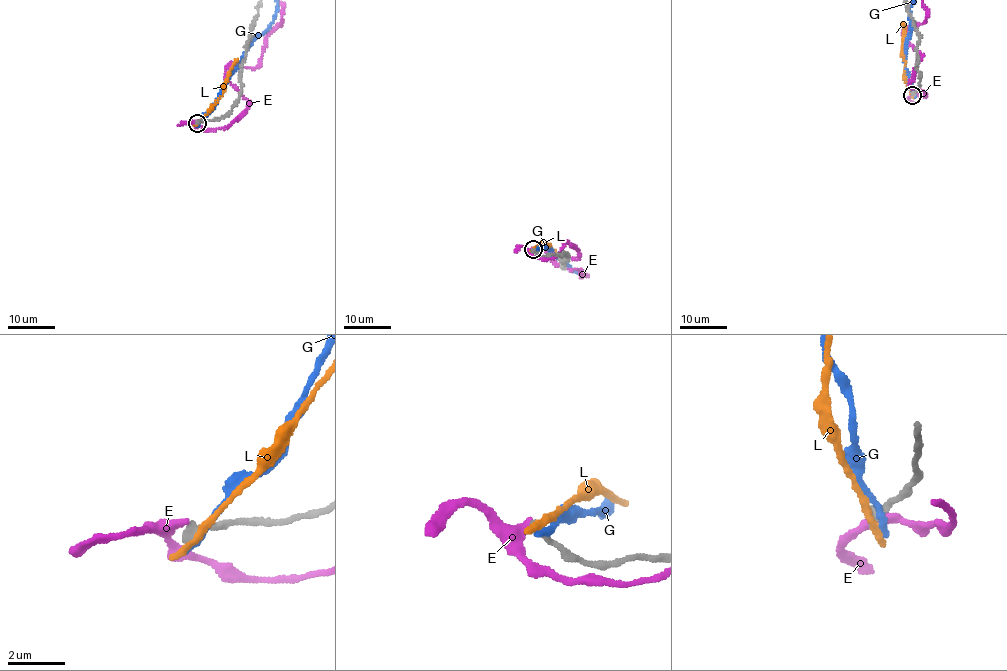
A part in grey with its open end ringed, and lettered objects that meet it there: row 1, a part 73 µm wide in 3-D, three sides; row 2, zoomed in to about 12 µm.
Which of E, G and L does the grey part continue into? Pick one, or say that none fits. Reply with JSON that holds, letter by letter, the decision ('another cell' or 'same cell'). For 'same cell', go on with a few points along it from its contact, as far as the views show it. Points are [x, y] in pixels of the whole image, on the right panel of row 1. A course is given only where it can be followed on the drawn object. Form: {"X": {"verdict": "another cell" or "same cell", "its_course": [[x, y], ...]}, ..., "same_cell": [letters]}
{"E": {"verdict": "another cell"}, "G": {"verdict": "another cell"}, "L": {"verdict": "another cell"}, "same_cell": []}

